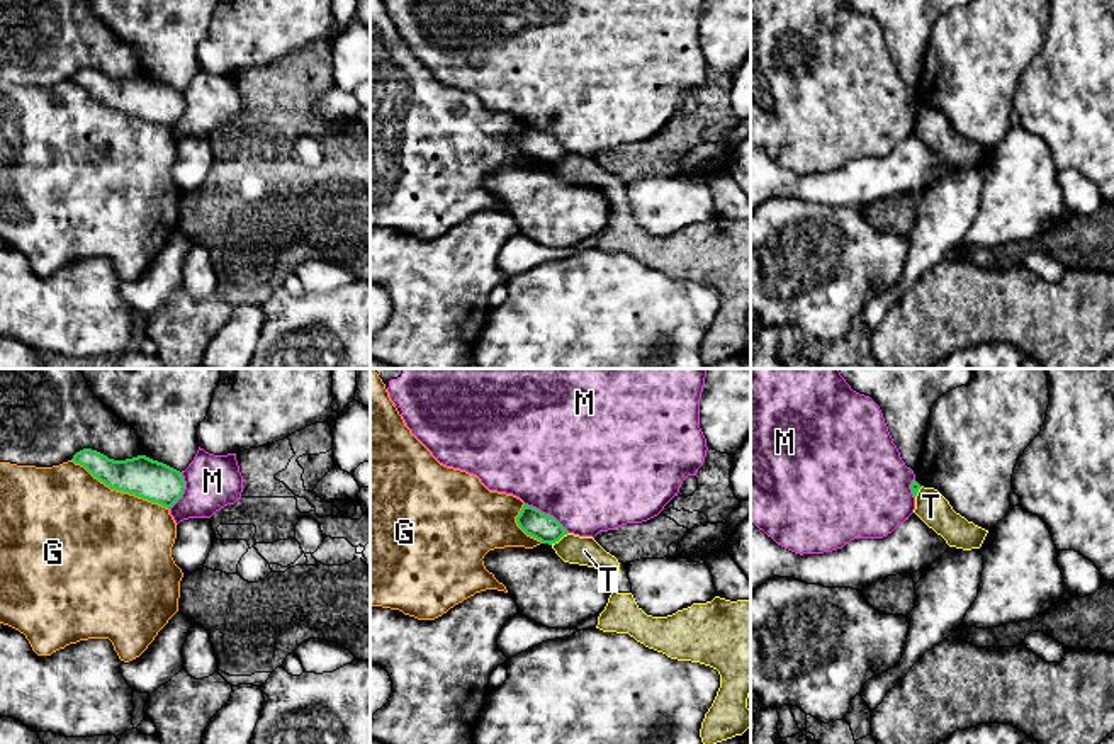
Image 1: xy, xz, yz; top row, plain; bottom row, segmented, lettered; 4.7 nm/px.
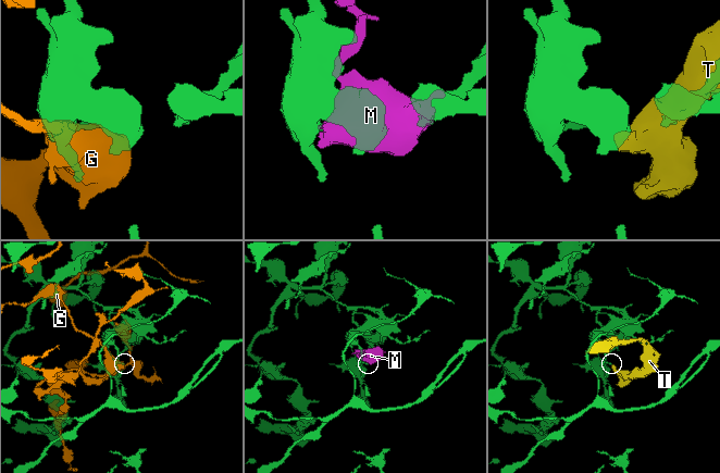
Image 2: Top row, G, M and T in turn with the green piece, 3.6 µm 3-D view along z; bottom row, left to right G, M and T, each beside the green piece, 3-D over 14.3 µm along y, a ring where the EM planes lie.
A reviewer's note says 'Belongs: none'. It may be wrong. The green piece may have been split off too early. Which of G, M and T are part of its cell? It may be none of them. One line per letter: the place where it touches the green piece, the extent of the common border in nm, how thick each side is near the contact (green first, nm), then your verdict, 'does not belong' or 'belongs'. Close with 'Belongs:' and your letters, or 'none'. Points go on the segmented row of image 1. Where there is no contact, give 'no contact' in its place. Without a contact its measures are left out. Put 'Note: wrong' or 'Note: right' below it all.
G: xy (119, 490) | 500 nm | 190/480 nm | does not belong
M: xz (547, 515) | 260 nm | 130/480 nm | does not belong
T: xz (559, 539) | 110 nm | 130/140 nm | does not belong
Belongs: none
Note: right

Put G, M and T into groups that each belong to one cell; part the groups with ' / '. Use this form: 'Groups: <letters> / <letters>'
Groups: G / M / T

